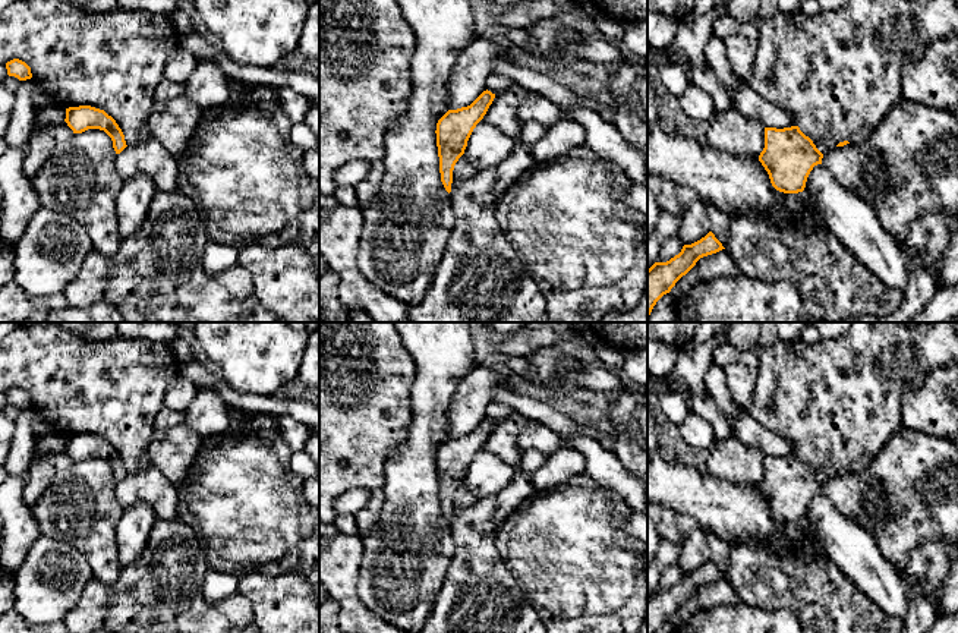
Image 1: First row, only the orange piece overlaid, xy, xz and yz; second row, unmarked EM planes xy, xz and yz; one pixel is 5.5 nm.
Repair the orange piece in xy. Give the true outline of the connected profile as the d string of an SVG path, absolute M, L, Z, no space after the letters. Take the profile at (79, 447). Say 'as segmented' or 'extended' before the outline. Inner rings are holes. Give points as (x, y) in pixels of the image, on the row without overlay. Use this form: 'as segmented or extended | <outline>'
as segmented | M91 434L69 435L64 450L73 462L82 462L88 457L104 459L111 466L116 482L127 475L122 457L104 438Z

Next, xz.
as segmented | M486 418L470 434L448 438L437 451L439 501L448 522L451 520L454 494L464 482L473 457L483 447L494 426L495 422Z

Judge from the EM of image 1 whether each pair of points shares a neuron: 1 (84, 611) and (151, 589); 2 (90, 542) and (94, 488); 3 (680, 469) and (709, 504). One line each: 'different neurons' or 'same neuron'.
1: same neuron
2: same neuron
3: same neuron

